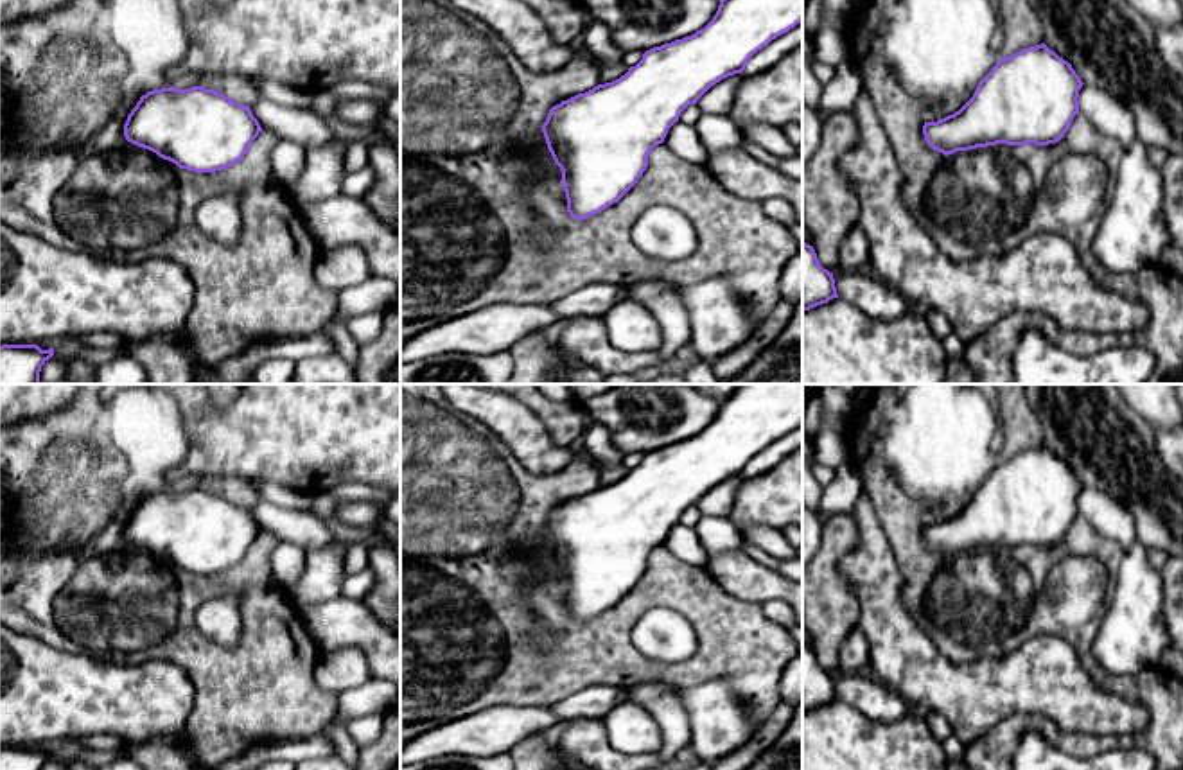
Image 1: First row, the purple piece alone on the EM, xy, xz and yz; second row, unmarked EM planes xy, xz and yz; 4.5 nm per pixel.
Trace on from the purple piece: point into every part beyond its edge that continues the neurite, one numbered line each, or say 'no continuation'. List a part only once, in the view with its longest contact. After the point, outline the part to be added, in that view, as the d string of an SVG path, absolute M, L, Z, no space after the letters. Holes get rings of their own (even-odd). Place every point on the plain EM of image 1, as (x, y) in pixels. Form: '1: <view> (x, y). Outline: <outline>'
no continuation

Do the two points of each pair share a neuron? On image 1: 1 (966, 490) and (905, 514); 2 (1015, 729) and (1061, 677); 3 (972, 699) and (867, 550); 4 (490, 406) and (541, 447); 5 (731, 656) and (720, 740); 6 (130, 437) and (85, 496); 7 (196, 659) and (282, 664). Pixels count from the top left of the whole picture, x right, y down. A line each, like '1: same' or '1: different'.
1: same
2: different
3: same
4: same
5: different
6: same
7: same

